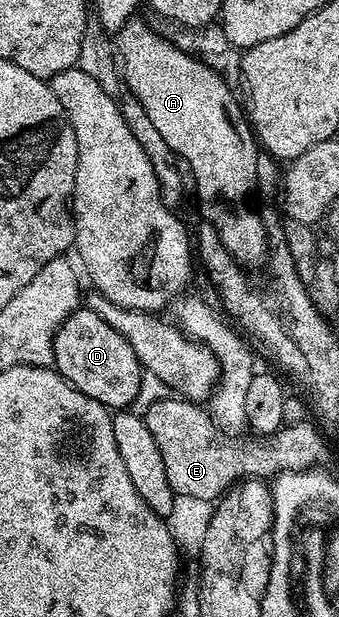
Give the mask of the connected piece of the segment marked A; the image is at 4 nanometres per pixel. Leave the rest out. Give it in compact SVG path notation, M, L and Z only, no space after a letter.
M132 20L126 22L121 27L117 35L117 58L121 63L121 78L125 83L126 89L129 94L135 97L141 104L141 107L145 110L145 116L149 118L149 123L155 129L155 134L161 138L163 143L172 149L172 152L177 154L180 159L185 163L186 169L191 169L191 174L195 177L195 194L199 197L199 210L203 213L202 217L209 224L213 224L213 227L217 230L221 241L225 244L225 248L232 254L234 261L243 268L248 266L259 266L261 267L268 261L268 247L265 234L265 228L262 226L262 221L259 218L258 213L251 208L250 204L247 203L247 197L250 196L251 192L256 189L258 176L258 160L261 153L260 147L257 145L257 139L252 131L251 124L247 120L247 116L244 107L235 99L235 94L232 87L229 85L227 79L222 78L219 73L216 72L212 67L206 66L204 62L194 58L192 54L185 53L184 50L175 46L174 41L162 38L155 30L150 30L145 23L139 22L140 20Z

